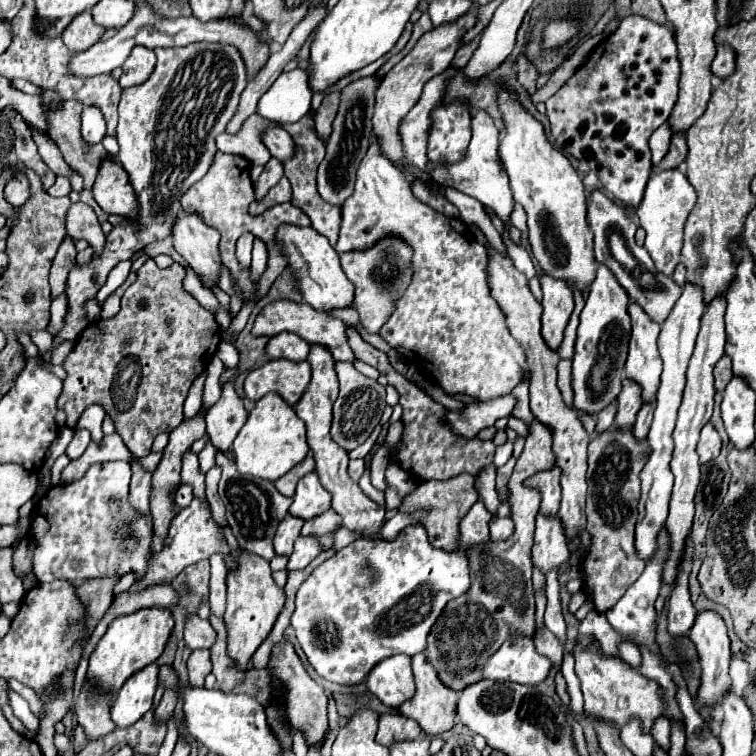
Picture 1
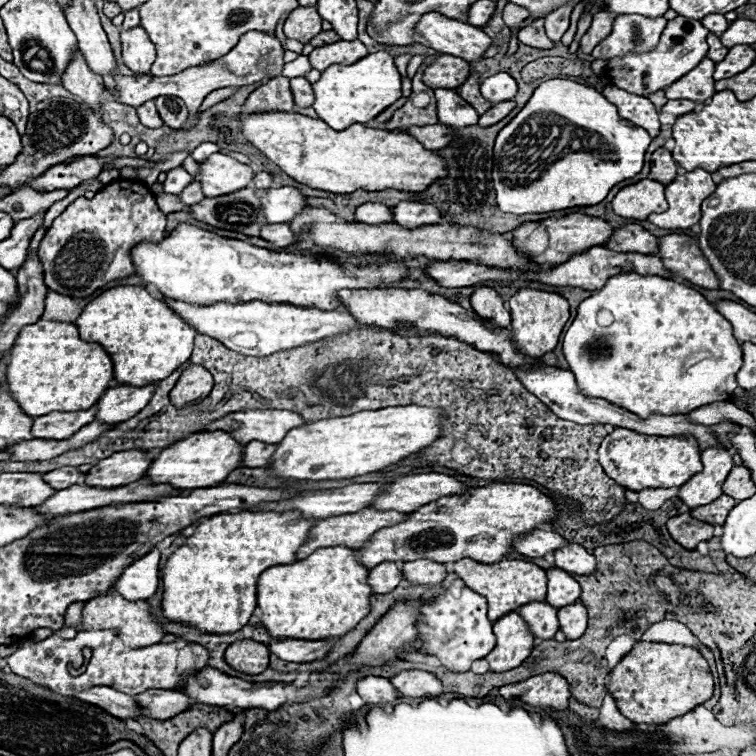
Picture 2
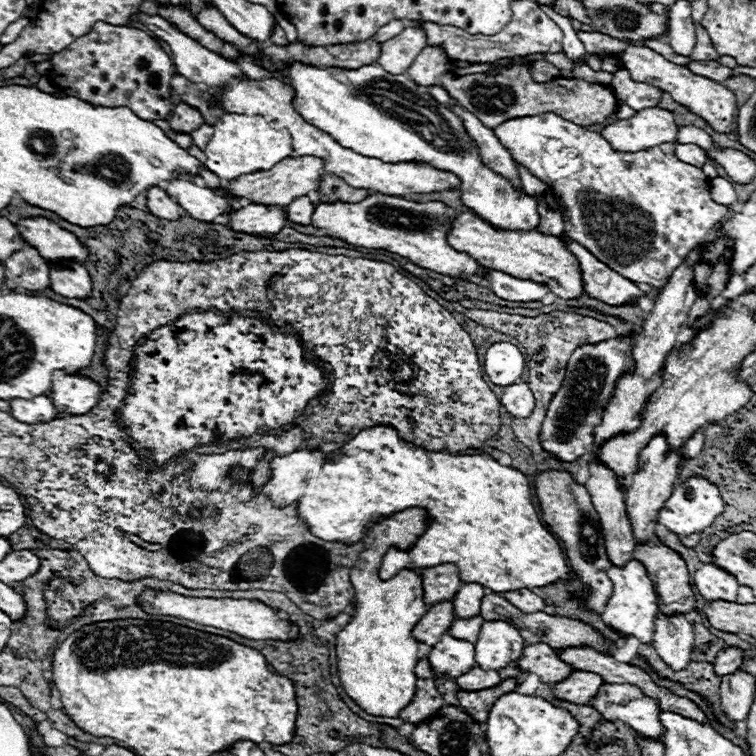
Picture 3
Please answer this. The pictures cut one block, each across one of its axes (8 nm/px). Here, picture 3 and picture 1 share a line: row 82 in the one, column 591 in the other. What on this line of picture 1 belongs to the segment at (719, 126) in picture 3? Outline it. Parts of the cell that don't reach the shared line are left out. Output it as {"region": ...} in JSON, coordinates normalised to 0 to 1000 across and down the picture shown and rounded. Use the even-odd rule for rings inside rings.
{"region":[[[759,857],[759,870],[762,870],[762,892],[770,902],[775,950],[810,955],[815,963],[823,963],[836,950],[844,950],[849,968],[862,966],[862,958],[878,942],[878,931],[870,921],[870,905],[865,899],[847,894],[820,870],[794,868],[788,857],[778,857],[778,860]]]}

